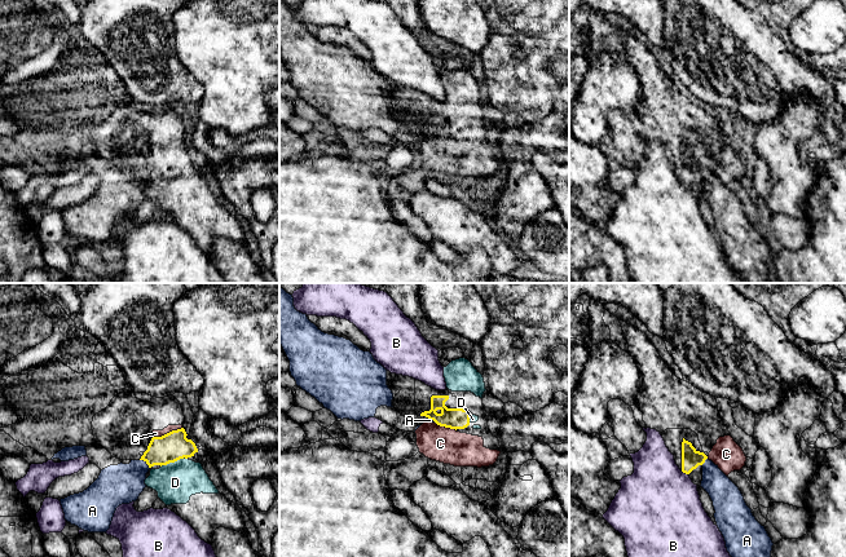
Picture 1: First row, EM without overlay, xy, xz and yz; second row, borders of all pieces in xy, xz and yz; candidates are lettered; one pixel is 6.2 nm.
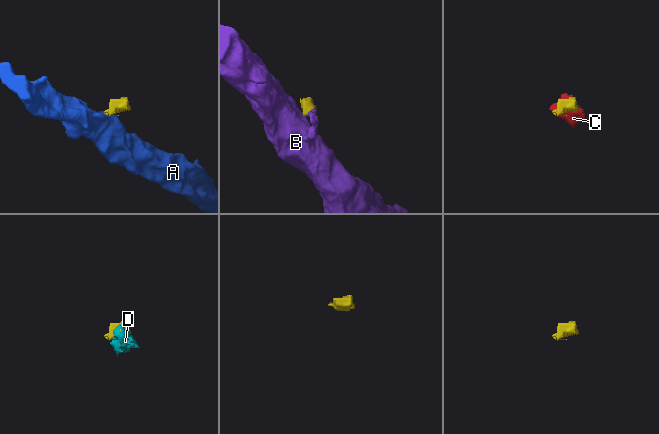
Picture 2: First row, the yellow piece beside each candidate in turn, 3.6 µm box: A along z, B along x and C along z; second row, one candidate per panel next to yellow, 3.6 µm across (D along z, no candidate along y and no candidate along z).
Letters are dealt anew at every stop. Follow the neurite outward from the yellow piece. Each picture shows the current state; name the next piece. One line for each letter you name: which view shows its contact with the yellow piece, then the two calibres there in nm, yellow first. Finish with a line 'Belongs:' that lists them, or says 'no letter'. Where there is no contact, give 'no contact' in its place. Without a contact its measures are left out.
C: contact in xy; calibres 180 and 50 nm
D: contact in xy; calibres 180 and 260 nm
Belongs: C, D

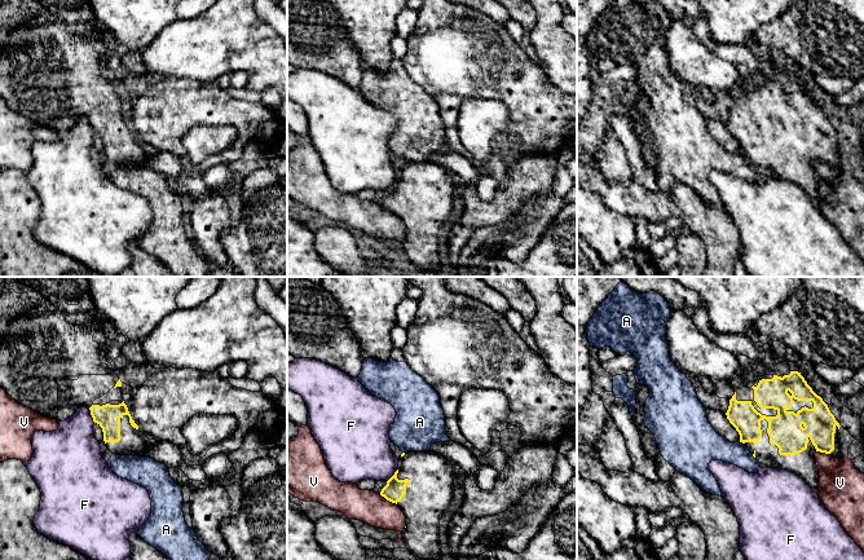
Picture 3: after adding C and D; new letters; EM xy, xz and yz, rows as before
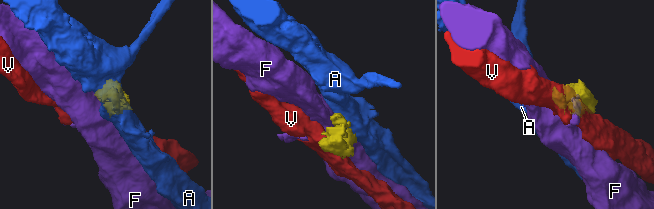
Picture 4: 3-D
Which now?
Belongs: no letter

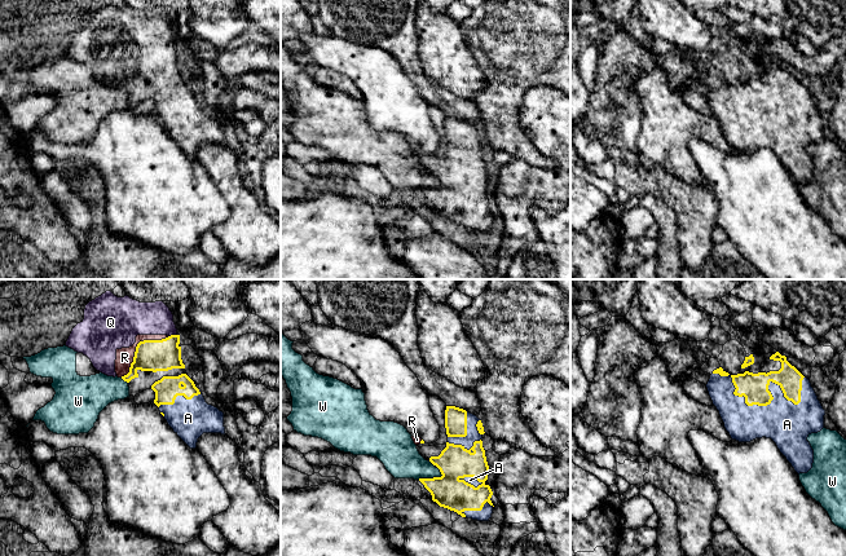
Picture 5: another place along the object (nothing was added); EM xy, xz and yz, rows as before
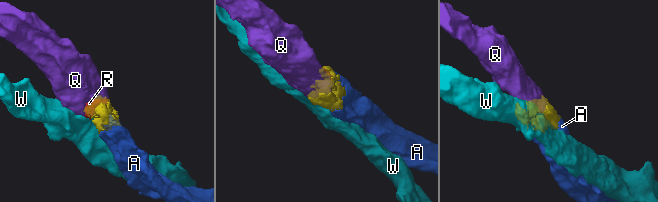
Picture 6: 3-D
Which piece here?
A: contact in yz; calibres 180 and 280 nm
Q: contact in xy; calibres 200 and 200 nm
R: contact in xy; calibres 200 and 110 nm
Belongs: A, Q, R

